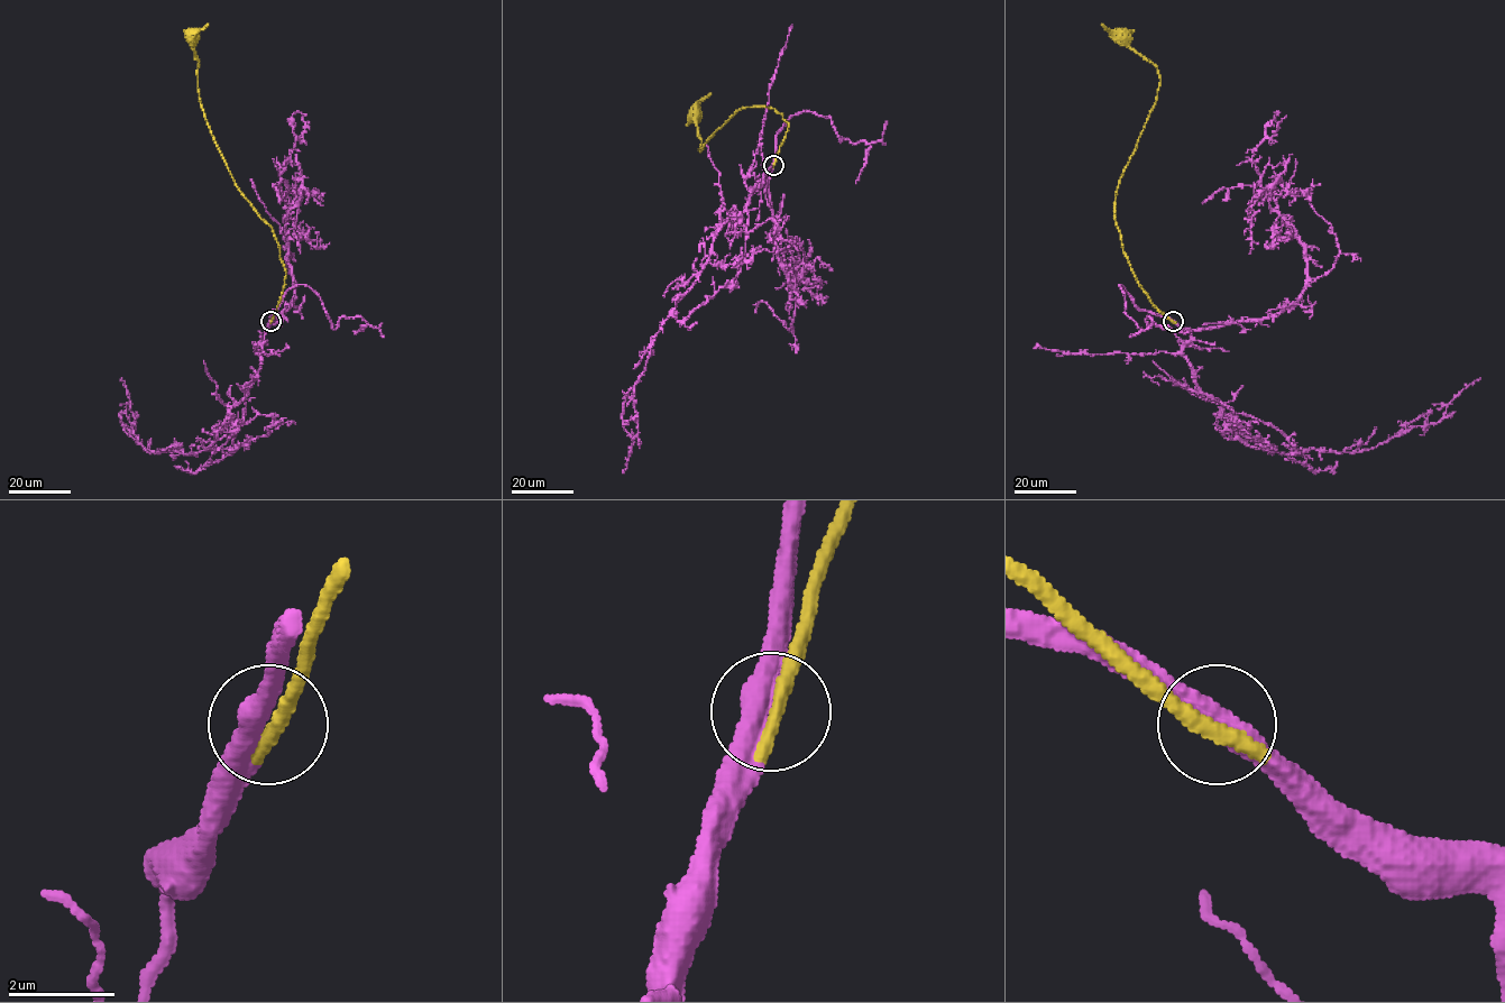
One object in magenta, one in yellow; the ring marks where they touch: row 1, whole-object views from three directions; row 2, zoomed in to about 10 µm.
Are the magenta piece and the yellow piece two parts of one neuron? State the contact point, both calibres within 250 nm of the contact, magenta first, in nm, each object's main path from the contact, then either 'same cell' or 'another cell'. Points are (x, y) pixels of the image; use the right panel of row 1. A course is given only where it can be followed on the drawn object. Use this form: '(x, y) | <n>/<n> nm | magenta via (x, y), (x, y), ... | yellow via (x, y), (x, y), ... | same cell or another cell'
(1173, 321) | 480/400 nm | magenta via (1173, 321), (1227, 423), (1281, 453), (1375, 448), (1437, 423), (1480, 378) | yellow via (1173, 321), (1155, 305), (1138, 283), (1115, 219), (1118, 184), (1156, 100), (1159, 82), (1157, 68), (1122, 37) | same cell

